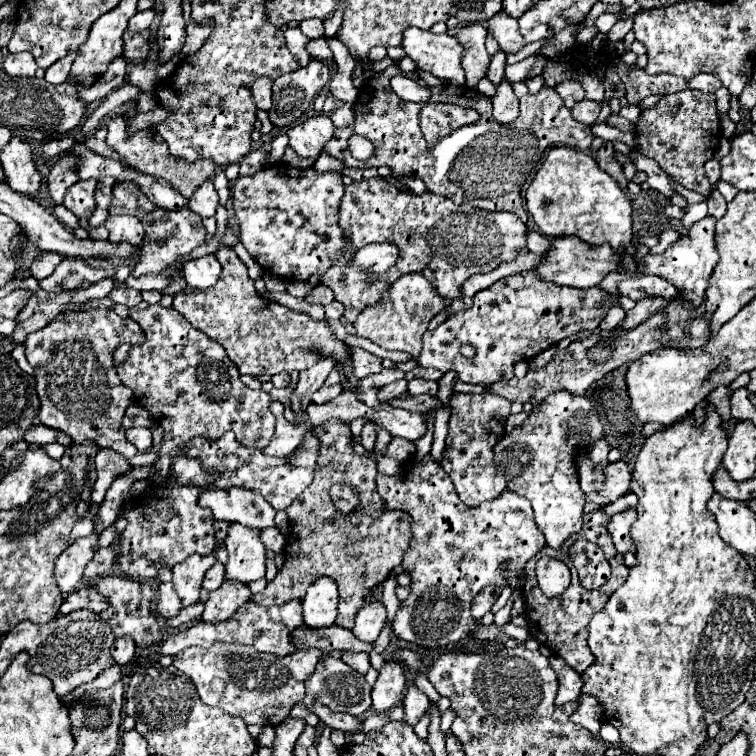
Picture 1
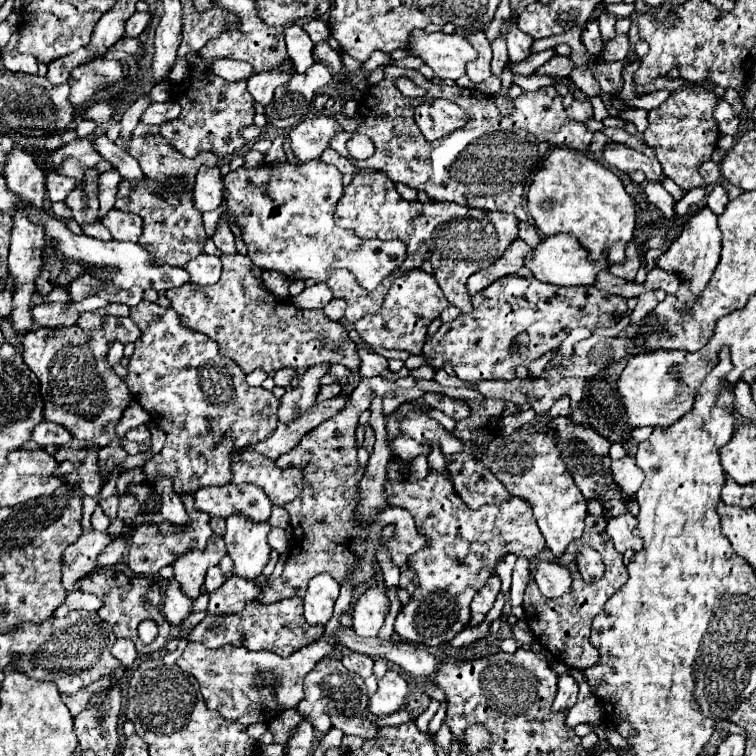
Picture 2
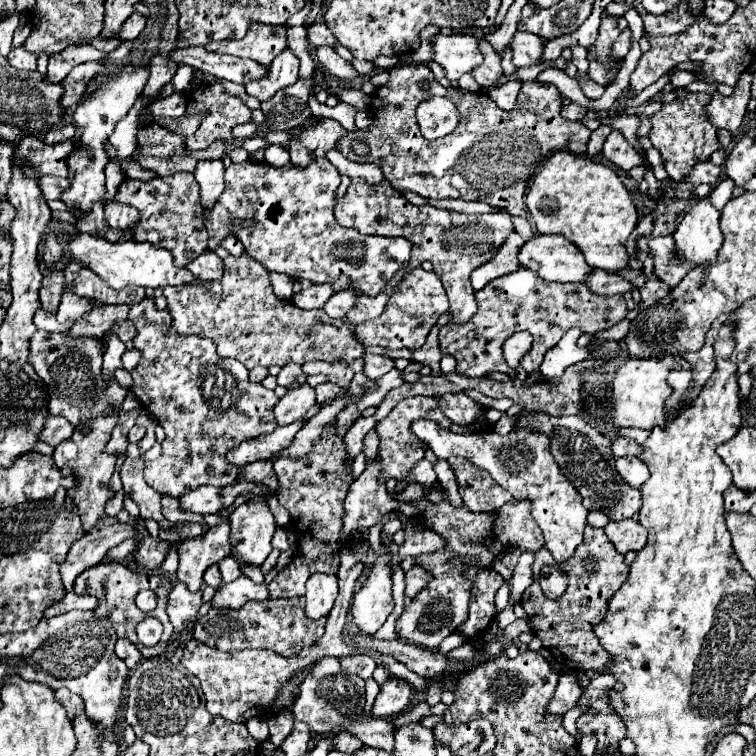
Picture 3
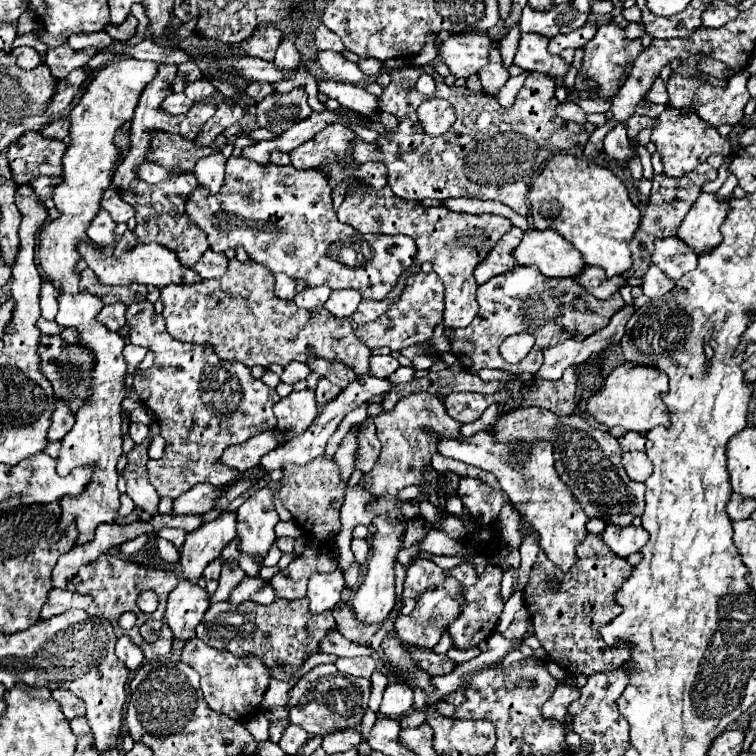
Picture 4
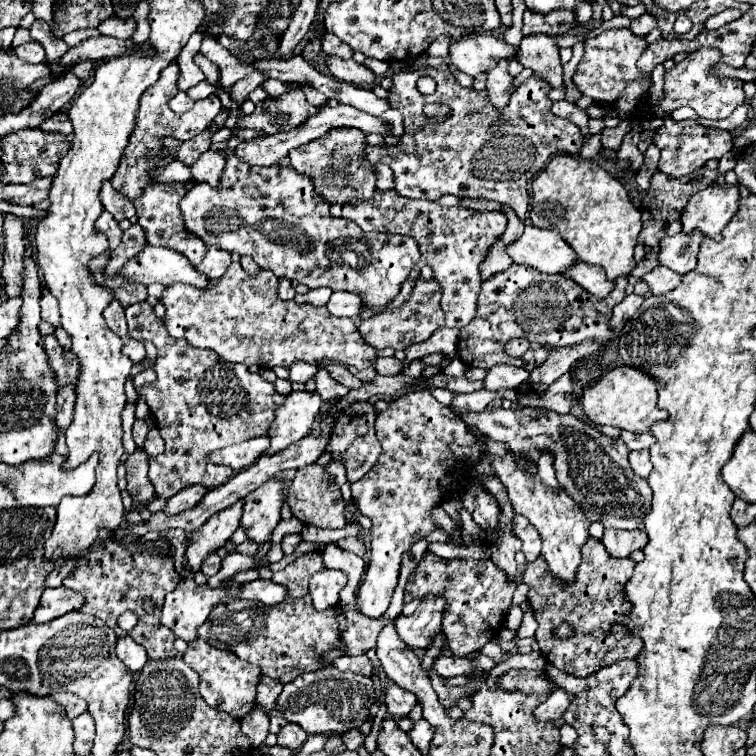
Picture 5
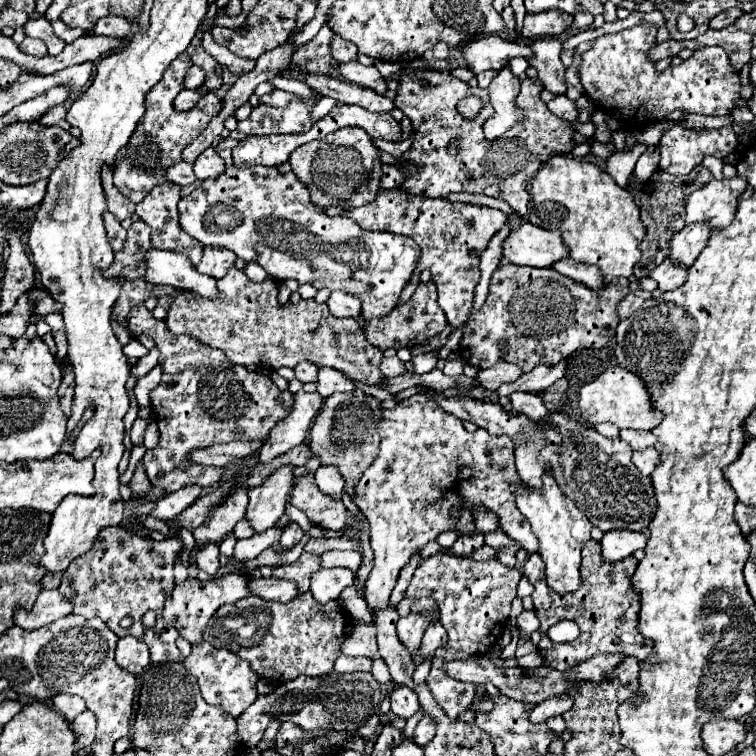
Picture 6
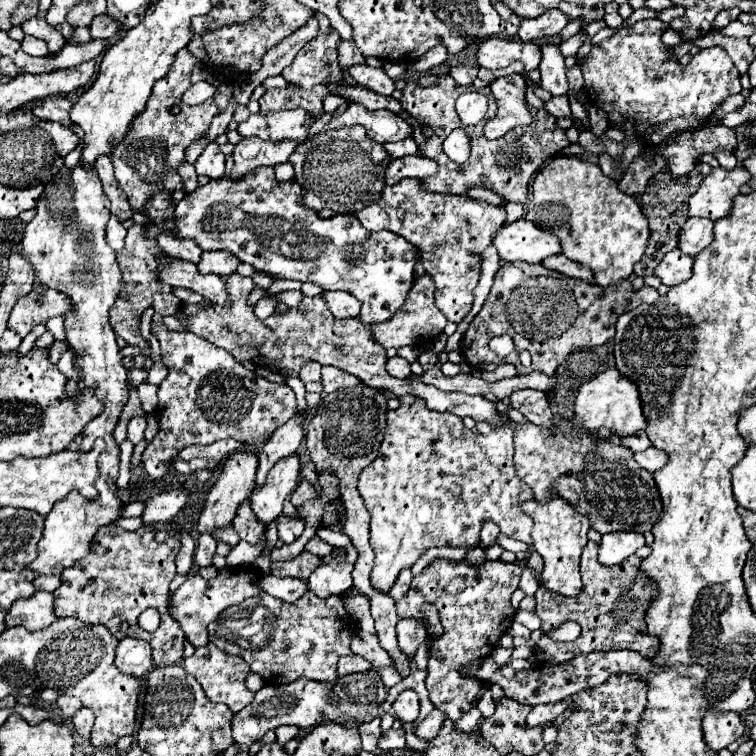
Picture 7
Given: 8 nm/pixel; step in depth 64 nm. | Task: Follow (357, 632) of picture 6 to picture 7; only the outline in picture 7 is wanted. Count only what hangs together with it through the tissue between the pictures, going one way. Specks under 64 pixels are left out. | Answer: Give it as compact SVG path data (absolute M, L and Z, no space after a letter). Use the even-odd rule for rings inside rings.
M360 632L356 636L356 640L352 642L352 652L366 658L374 668L382 668L382 666L394 666L392 656L380 646L378 638L372 634L364 634Z

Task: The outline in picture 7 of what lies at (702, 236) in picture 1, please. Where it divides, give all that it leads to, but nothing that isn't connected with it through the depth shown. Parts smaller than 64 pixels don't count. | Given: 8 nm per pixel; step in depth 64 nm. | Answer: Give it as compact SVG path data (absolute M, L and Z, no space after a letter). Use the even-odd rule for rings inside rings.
M738 164L734 170L712 168L712 172L702 180L696 194L688 200L688 214L690 216L704 216L710 220L720 220L728 216L732 208L734 196L740 188L750 182L752 174Z

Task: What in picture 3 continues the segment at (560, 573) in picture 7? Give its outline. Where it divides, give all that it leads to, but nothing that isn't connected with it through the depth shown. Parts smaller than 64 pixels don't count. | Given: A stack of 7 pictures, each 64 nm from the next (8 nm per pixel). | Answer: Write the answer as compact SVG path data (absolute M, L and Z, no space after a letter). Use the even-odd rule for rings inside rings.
M432 420L412 422L412 432L420 440L424 440L438 458L442 460L450 456L466 458L478 468L490 472L492 478L512 494L512 498L530 500L532 518L540 526L546 540L544 546L552 554L552 558L558 564L564 564L574 556L576 546L582 542L588 510L582 508L580 494L572 488L572 484L558 470L558 464L554 462L554 456L550 454L550 442L546 442L544 434L518 430L506 436L498 436L496 432L480 432L480 434L464 436L464 434L442 430Z

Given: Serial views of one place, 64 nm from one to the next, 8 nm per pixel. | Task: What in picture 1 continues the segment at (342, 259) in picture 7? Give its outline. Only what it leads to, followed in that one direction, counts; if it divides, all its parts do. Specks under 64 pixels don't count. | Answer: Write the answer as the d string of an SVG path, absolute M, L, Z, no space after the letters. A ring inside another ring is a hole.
M274 164L258 170L252 176L236 176L230 180L230 192L240 220L242 244L250 256L270 274L290 282L322 276L334 262L348 256L356 270L364 270L368 280L384 276L398 262L400 250L396 244L368 244L360 250L348 250L352 242L338 228L338 206L344 194L342 174L336 170L318 172L314 166L302 170L288 164Z

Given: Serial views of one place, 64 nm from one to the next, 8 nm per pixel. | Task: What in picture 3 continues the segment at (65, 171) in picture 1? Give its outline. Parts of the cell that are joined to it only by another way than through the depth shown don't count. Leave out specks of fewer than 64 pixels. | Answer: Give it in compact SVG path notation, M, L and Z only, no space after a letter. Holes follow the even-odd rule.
M40 176L38 186L42 190L42 196L46 200L58 200L60 192L68 186L68 178L56 178L56 176Z

